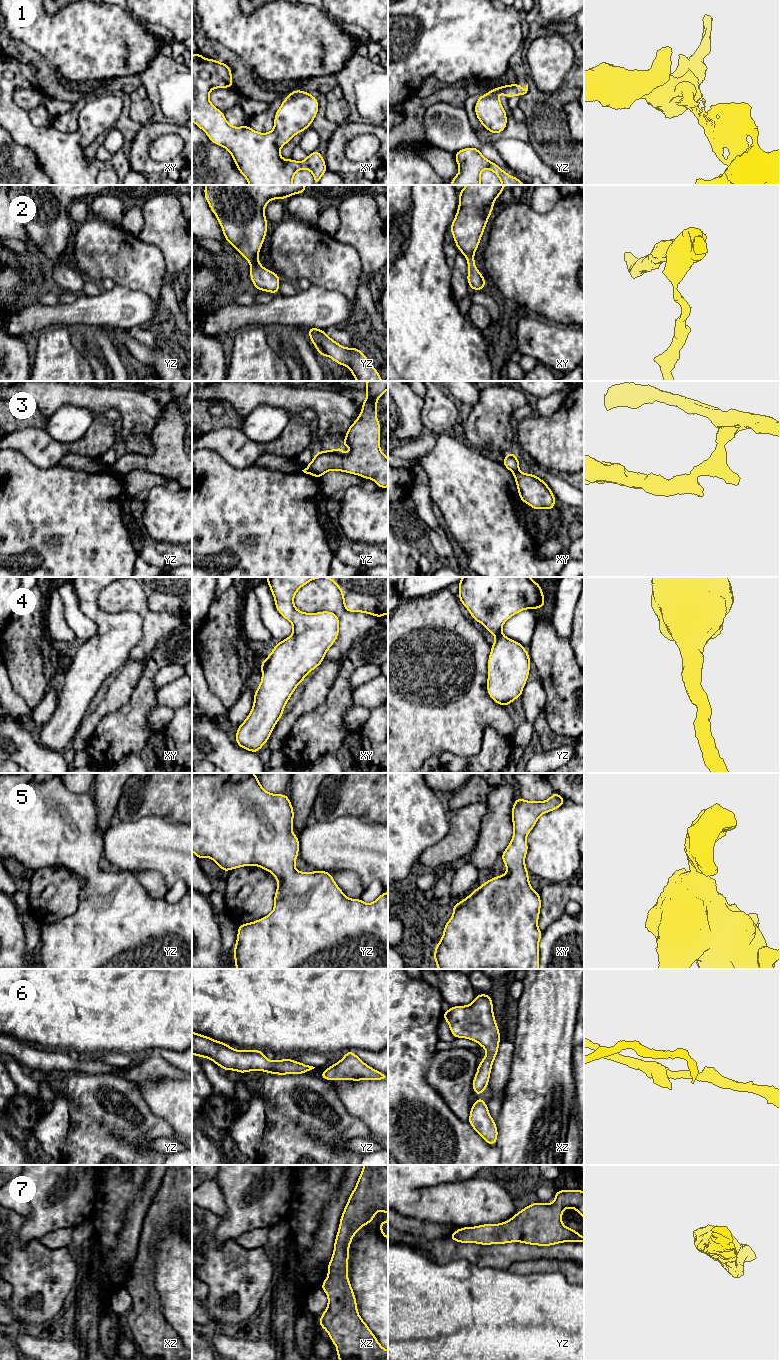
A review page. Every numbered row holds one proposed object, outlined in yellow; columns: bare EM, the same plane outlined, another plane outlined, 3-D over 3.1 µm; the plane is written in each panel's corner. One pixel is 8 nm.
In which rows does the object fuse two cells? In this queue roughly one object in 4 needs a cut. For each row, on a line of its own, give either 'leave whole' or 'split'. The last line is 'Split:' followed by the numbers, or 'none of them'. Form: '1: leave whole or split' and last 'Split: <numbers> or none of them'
1: split
2: leave whole
3: split
4: leave whole
5: leave whole
6: leave whole
7: leave whole
Split: 1, 3

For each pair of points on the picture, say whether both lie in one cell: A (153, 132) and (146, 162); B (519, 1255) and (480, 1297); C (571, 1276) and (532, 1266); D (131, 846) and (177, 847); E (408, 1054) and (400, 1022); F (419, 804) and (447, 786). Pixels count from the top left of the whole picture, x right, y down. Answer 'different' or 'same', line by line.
A: same
B: different
C: same
D: same
E: same
F: different

